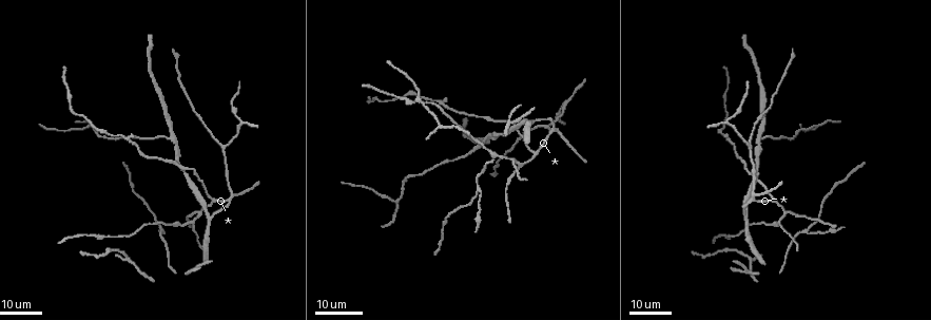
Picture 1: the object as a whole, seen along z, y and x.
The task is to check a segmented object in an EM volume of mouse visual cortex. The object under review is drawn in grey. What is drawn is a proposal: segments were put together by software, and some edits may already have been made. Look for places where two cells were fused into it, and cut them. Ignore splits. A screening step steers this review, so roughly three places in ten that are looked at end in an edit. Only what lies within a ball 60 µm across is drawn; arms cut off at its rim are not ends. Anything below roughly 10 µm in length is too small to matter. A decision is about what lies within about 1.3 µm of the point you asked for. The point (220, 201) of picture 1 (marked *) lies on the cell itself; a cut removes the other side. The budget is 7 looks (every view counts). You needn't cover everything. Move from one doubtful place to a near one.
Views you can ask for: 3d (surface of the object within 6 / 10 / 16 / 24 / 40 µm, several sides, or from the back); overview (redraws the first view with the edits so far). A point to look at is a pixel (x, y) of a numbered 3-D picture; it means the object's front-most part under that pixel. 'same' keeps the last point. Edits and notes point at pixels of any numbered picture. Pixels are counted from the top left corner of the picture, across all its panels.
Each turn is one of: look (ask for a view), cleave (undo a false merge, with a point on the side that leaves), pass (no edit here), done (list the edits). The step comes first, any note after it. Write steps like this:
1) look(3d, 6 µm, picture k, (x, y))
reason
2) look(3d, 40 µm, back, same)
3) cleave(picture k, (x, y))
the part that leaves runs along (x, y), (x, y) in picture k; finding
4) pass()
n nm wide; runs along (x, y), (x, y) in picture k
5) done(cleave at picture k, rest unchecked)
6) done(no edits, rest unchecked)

look(3d, 16 µm, picture 1, (126, 137))
two arms in line, one across

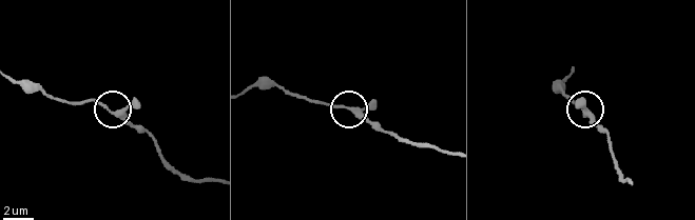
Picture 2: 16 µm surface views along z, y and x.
look(3d, 10 µm, picture 2, (351, 110))

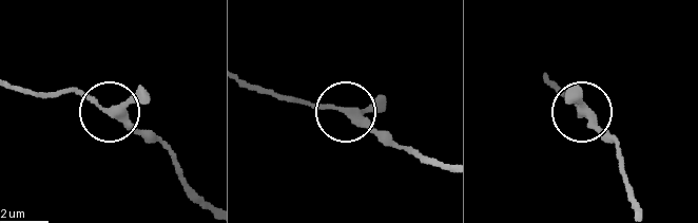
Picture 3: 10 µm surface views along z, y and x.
pass()
3 arms; one cell here

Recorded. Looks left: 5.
look(3d, 24 µm, picture 1, (487, 137))
three arms meet

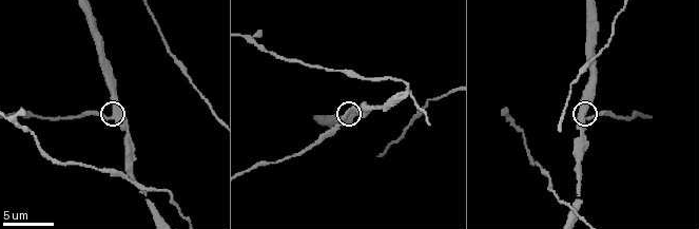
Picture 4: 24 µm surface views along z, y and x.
look(3d, 6 µm, picture 4, (114, 116))

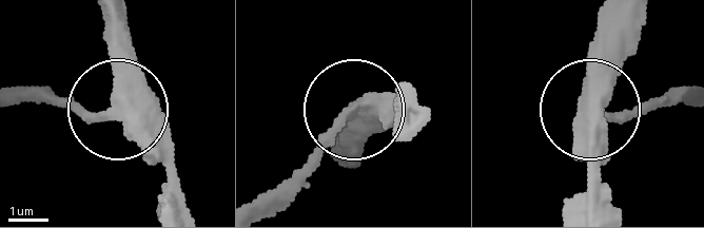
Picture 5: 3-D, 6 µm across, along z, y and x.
cleave(picture 5, (78, 114))
side arm 29 µm; the part that leaves runs along (113, 105), (85, 111), (25, 101) in picture 5; two cells meet here

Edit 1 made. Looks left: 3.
look(overview)

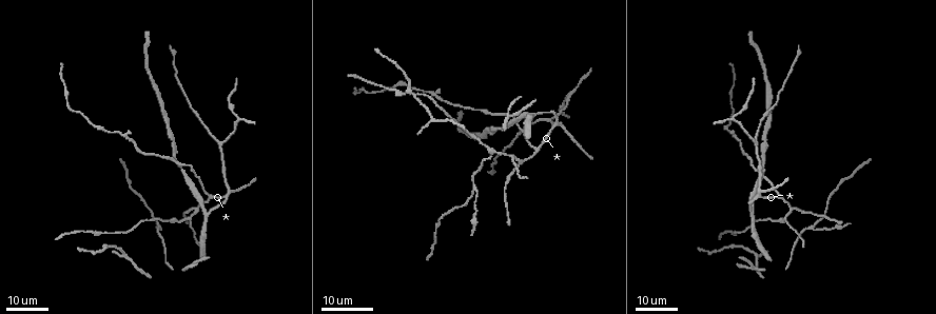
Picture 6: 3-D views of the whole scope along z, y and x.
look(3d, 24 µm, picture 6, (520, 166))
side arm on a straight run

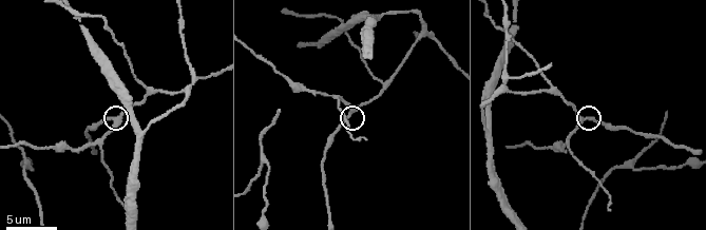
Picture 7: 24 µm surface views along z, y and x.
look(3d, 6 µm, picture 7, (348, 113))

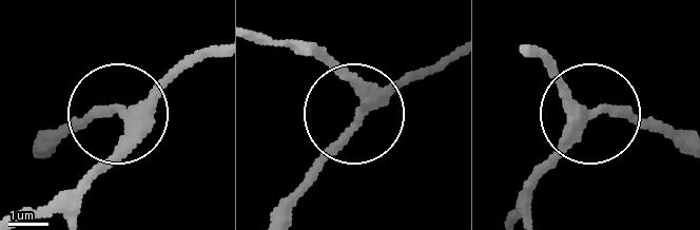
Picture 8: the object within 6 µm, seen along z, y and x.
pass()
side arm 15 µm; runs along (213, 53), (119, 113), (82, 113), (45, 134) in picture 8; continuous, no second cell

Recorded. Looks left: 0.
done(cleave at picture 5, rest unchecked)

